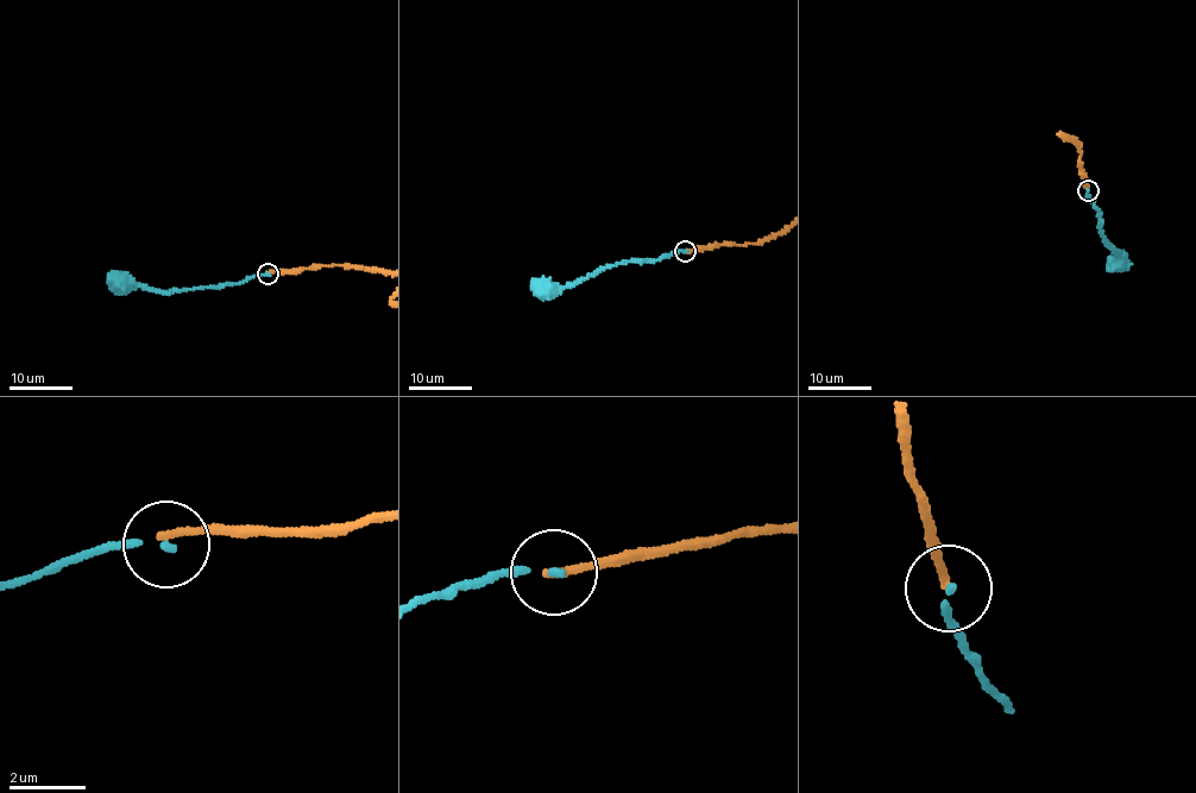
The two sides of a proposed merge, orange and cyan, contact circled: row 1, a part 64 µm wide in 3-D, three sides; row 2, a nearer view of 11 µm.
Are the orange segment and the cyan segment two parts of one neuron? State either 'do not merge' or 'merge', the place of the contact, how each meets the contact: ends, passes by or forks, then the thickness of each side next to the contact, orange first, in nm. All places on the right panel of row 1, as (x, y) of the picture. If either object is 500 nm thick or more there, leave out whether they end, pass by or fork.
do not merge; at (1088, 190); orange ends there; cyan ends there; 200 nm thick on the orange side, 160 nm on the other

